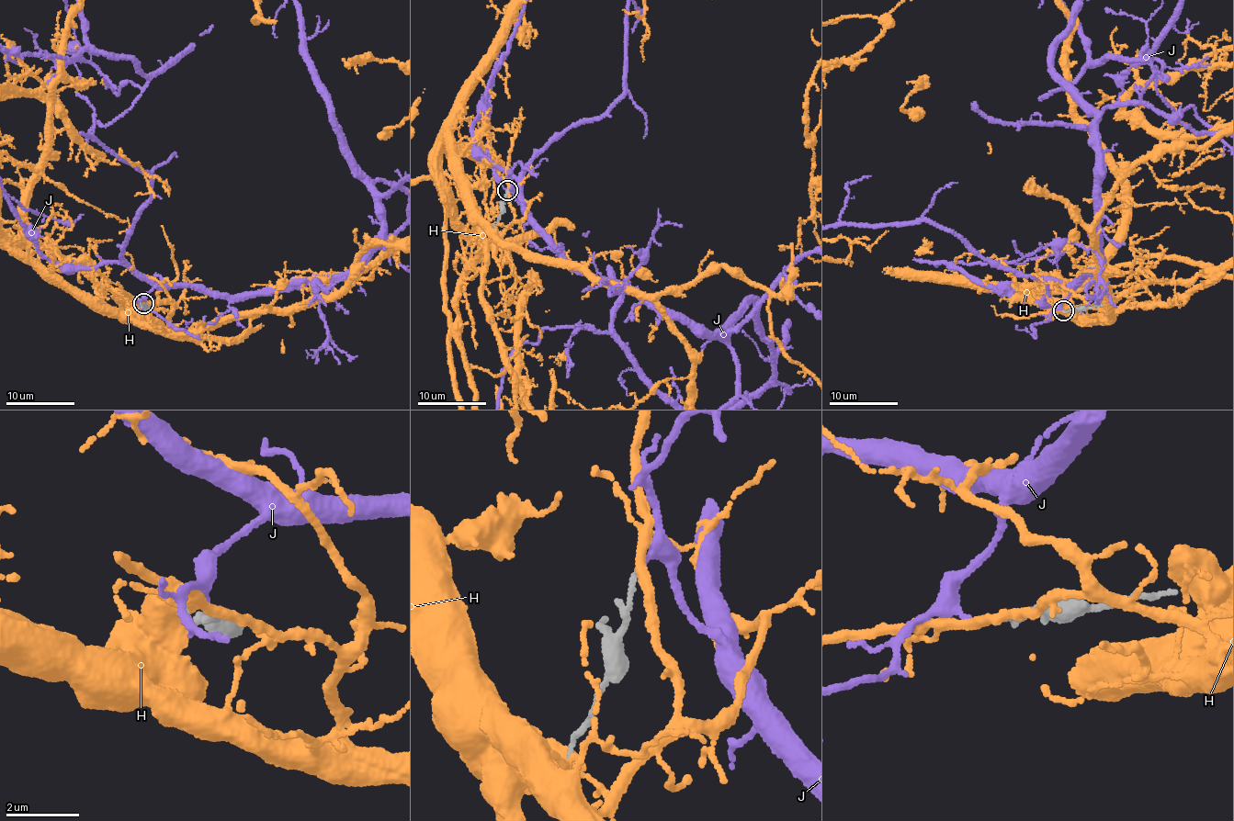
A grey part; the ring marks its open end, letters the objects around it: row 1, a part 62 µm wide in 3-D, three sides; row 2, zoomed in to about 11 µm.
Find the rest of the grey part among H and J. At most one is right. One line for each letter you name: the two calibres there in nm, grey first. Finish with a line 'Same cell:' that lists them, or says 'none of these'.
J: 120/240 nm
Same cell: J

